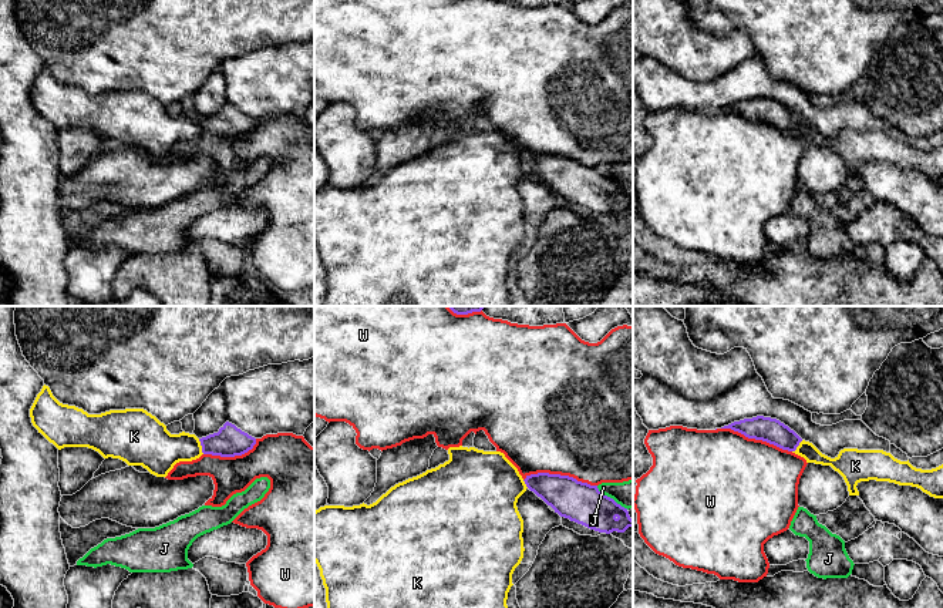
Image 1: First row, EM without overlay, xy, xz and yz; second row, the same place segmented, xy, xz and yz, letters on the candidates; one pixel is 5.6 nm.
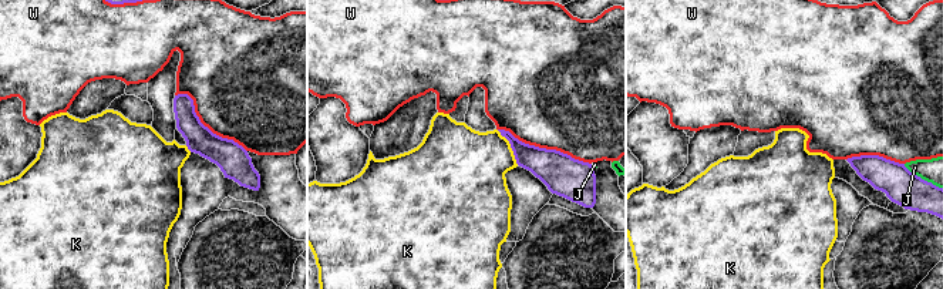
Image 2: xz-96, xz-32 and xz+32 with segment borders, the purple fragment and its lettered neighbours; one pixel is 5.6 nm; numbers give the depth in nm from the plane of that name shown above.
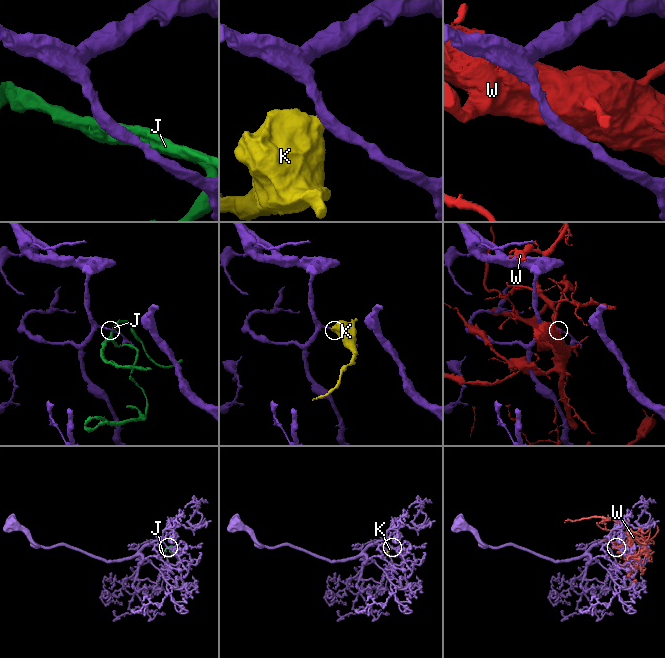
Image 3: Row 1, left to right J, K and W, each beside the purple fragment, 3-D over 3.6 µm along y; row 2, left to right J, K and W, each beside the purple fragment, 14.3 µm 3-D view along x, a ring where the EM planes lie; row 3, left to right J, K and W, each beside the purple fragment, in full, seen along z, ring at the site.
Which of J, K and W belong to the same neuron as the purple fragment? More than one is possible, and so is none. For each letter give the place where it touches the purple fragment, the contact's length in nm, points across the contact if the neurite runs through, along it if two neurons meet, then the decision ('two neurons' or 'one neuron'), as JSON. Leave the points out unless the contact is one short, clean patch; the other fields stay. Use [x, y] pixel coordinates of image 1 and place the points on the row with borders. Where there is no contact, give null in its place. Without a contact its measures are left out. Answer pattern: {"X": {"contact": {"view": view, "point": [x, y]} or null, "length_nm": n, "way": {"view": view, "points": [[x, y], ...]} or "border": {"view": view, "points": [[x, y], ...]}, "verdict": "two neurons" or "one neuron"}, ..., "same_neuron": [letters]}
{"J": {"contact": {"view": "xz", "point": [612, 499]}, "length_nm": 220, "verdict": "two neurons"}, "K": {"contact": {"view": "xy", "point": [201, 444]}, "length_nm": 90, "border": {"view": "xy", "points": [[198, 439], [204, 453]]}, "verdict": "two neurons"}, "W": {"contact": {"view": "xz", "point": [559, 474]}, "length_nm": 420, "verdict": "two neurons"}, "same_neuron": []}

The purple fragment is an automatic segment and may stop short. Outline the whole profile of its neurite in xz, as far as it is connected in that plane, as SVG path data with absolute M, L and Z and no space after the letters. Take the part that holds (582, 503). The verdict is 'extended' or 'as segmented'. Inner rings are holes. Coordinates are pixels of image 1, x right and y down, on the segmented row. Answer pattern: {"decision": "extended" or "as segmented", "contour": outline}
{"decision": "as segmented", "contour": "M549 473L531 474L523 481L560 517L590 530L610 534L613 531L624 533L633 527L627 508L602 494L597 486Z"}

